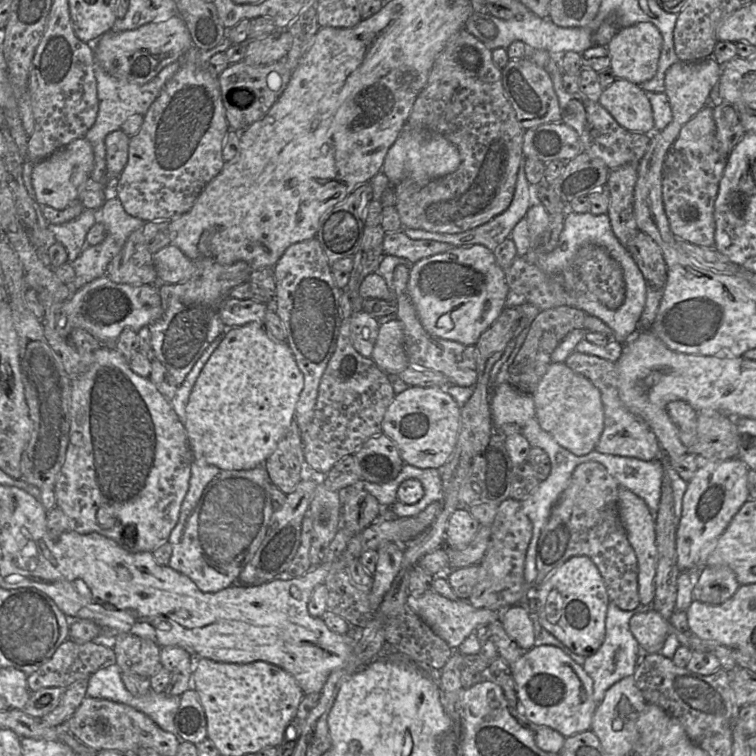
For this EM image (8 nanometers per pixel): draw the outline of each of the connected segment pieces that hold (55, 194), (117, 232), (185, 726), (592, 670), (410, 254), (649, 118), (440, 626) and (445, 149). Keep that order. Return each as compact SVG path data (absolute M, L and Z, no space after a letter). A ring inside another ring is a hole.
M85 137L73 140L49 157L33 164L32 185L36 200L40 205L47 205L57 210L66 208L78 199L85 181L90 178L94 167L94 154L91 144Z
M114 194L106 198L99 209L99 221L103 223L106 235L104 240L94 246L85 246L80 255L72 262L75 277L71 283L73 291L106 274L108 265L121 251L129 235L137 229L142 229L144 221L129 215L123 208L119 198Z
M189 688L181 695L180 704L174 718L177 737L193 744L207 738L207 722L198 693Z
M609 602L605 622L605 639L598 651L593 656L585 658L585 662L581 666L592 679L593 697L597 706L603 701L607 690L614 684L626 677L634 676L643 653L630 630L629 622L636 613L647 609L651 609L651 606L639 605L635 610L623 611L613 602Z
M404 231L387 232L383 240L384 255L402 257L410 262L410 266L416 261L437 253L451 249L451 244L427 240L411 239Z
M615 79L603 90L598 103L623 128L652 134L654 119L650 101L639 85L625 79Z
M433 590L421 596L408 596L407 605L417 614L432 630L443 639L454 651L473 634L480 626L488 626L501 618L500 612L488 609L475 609L468 601L450 600Z
M406 123L403 130L389 148L382 166L382 171L387 176L390 185L395 185L402 180L411 180L418 186L425 186L433 179L445 176L454 172L460 164L460 155L457 147L440 134L432 134L416 129L406 129Z

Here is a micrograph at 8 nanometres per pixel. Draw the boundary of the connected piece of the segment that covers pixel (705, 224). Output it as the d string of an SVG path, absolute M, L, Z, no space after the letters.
M705 105L685 123L668 149L662 167L662 200L669 227L676 239L714 247L714 203L726 160L719 153L712 105Z

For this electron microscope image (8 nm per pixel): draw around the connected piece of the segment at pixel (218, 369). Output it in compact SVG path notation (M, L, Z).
M251 322L239 327L231 327L225 331L224 338L202 368L188 399L186 406L185 430L187 433L193 459L225 470L247 470L264 465L276 450L286 434L295 416L296 404L304 387L304 375L299 369L294 355L286 342L276 342L269 337L263 324Z

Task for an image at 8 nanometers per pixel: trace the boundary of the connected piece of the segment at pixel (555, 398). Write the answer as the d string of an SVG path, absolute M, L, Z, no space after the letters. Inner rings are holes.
M564 362L550 363L532 397L539 425L560 446L576 456L584 456L595 449L604 428L604 413L600 392L589 379L571 370Z

